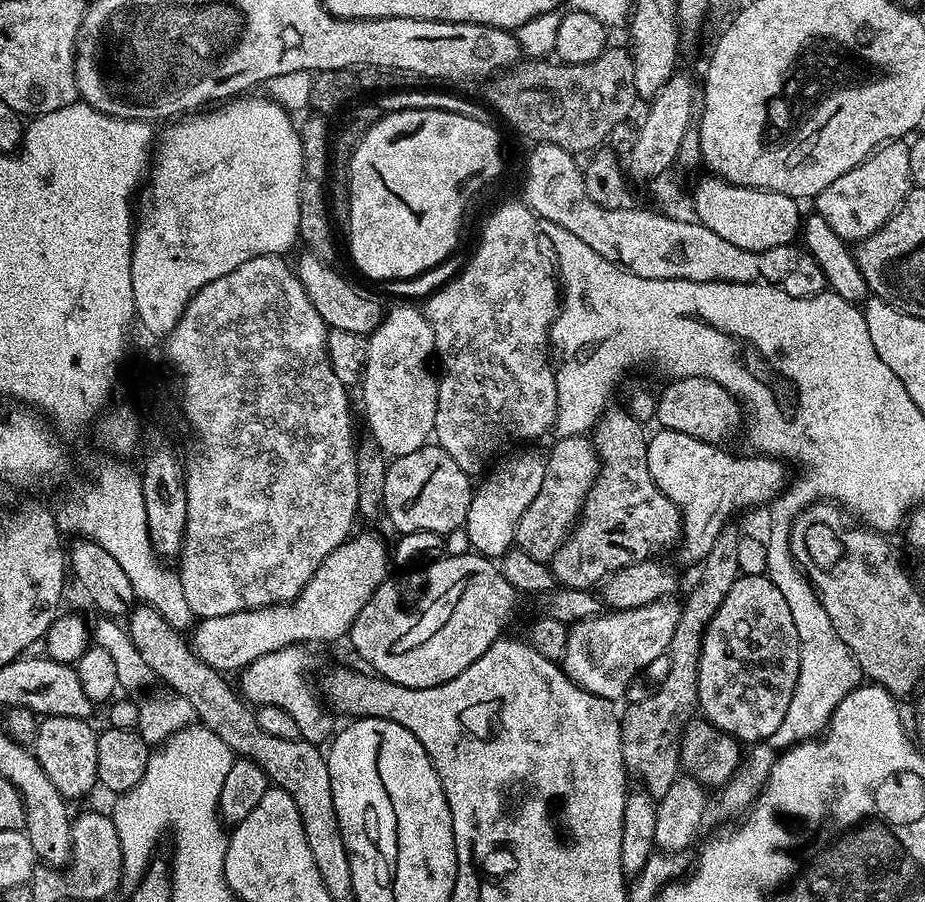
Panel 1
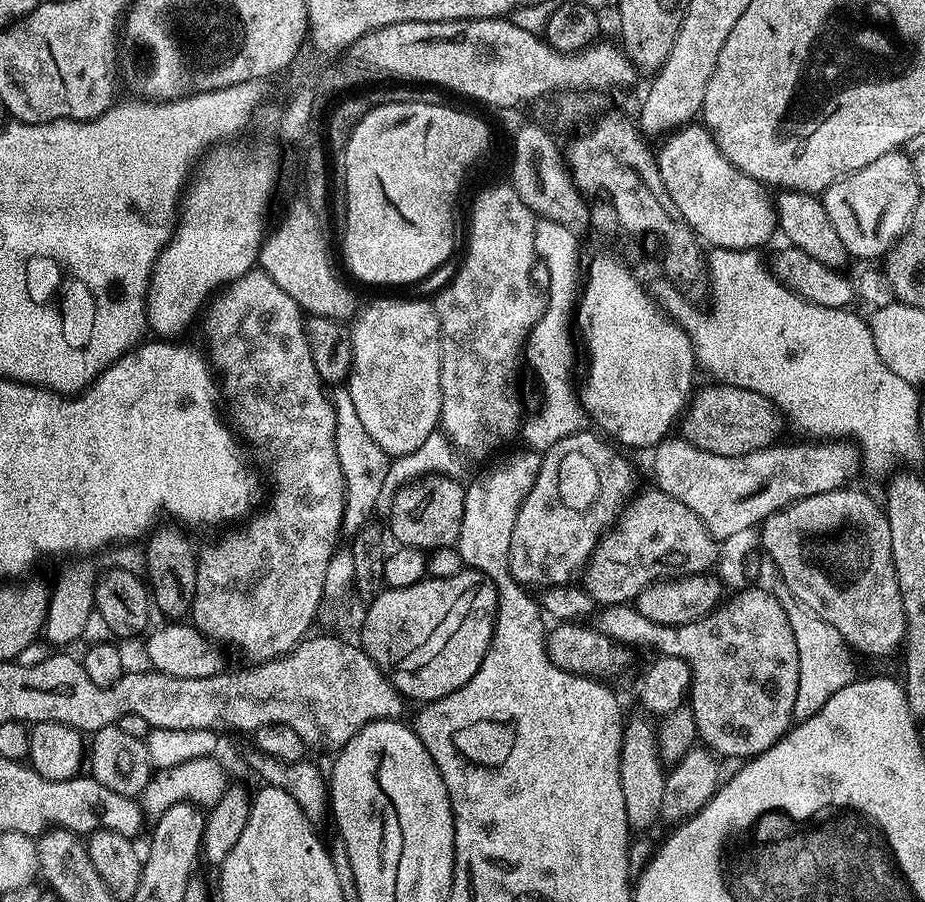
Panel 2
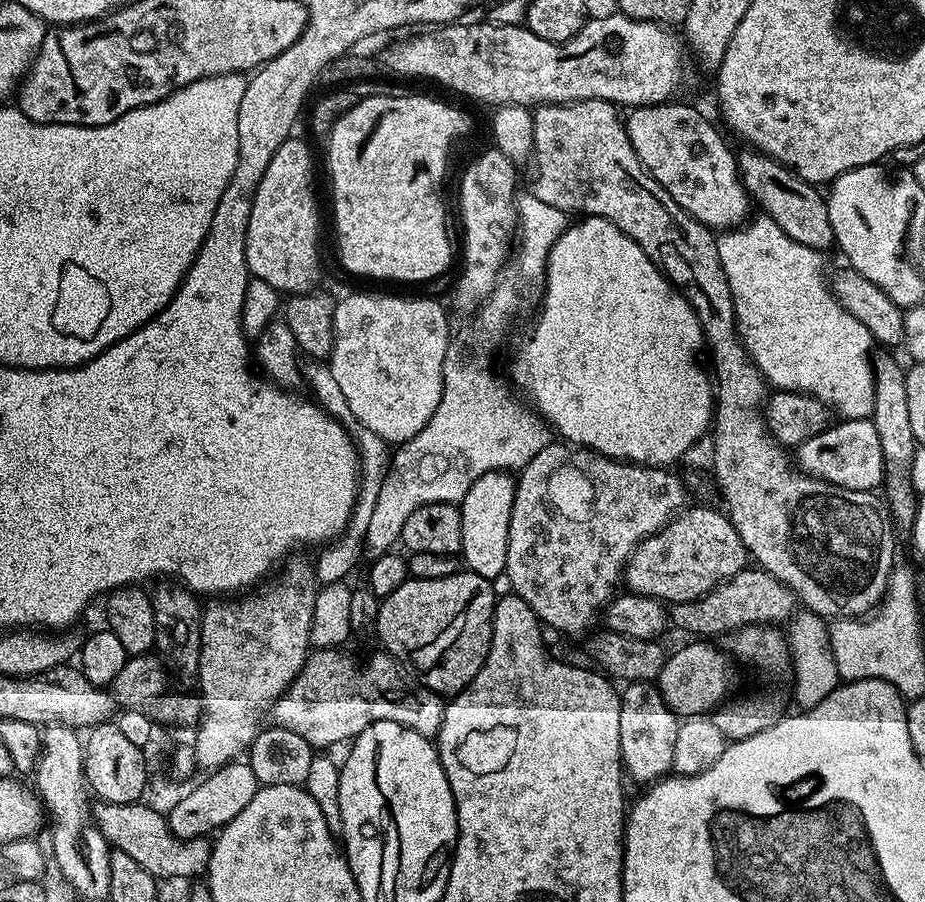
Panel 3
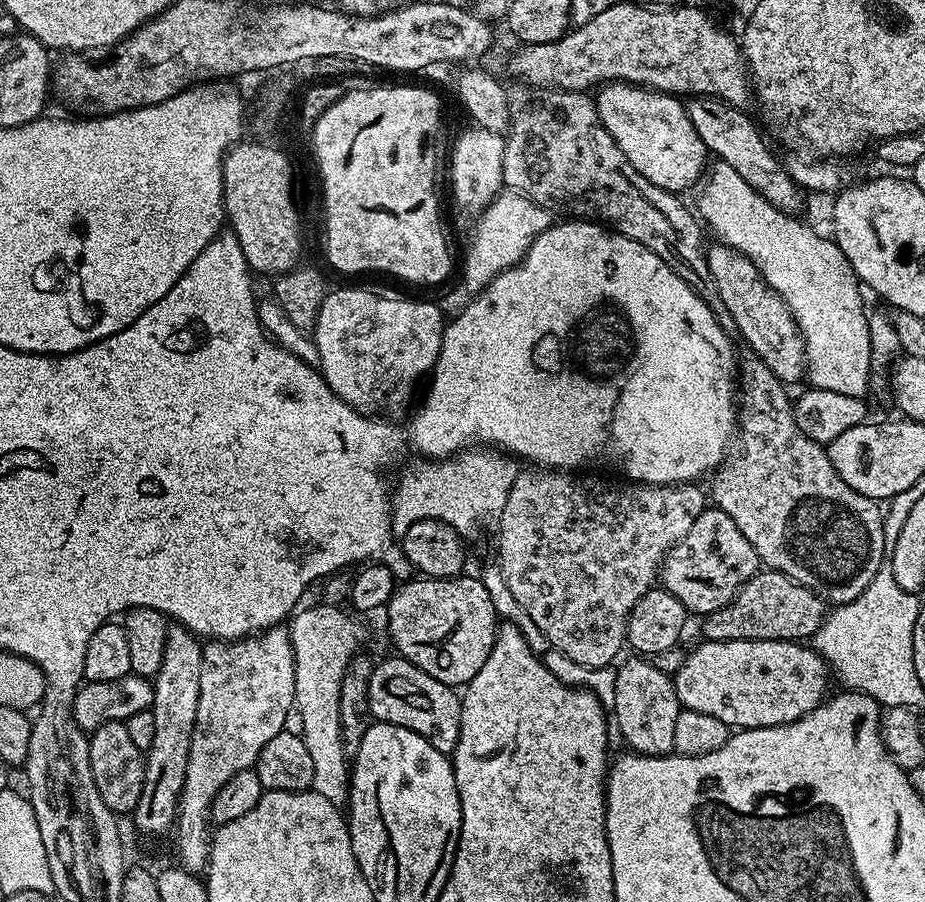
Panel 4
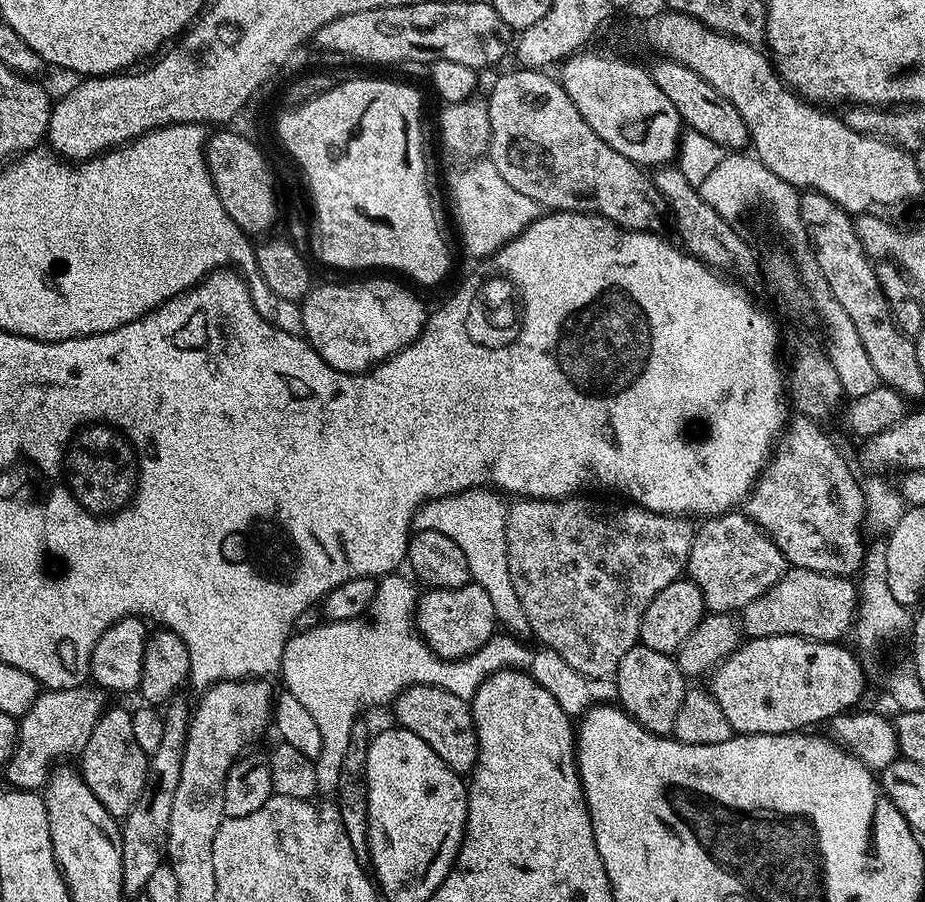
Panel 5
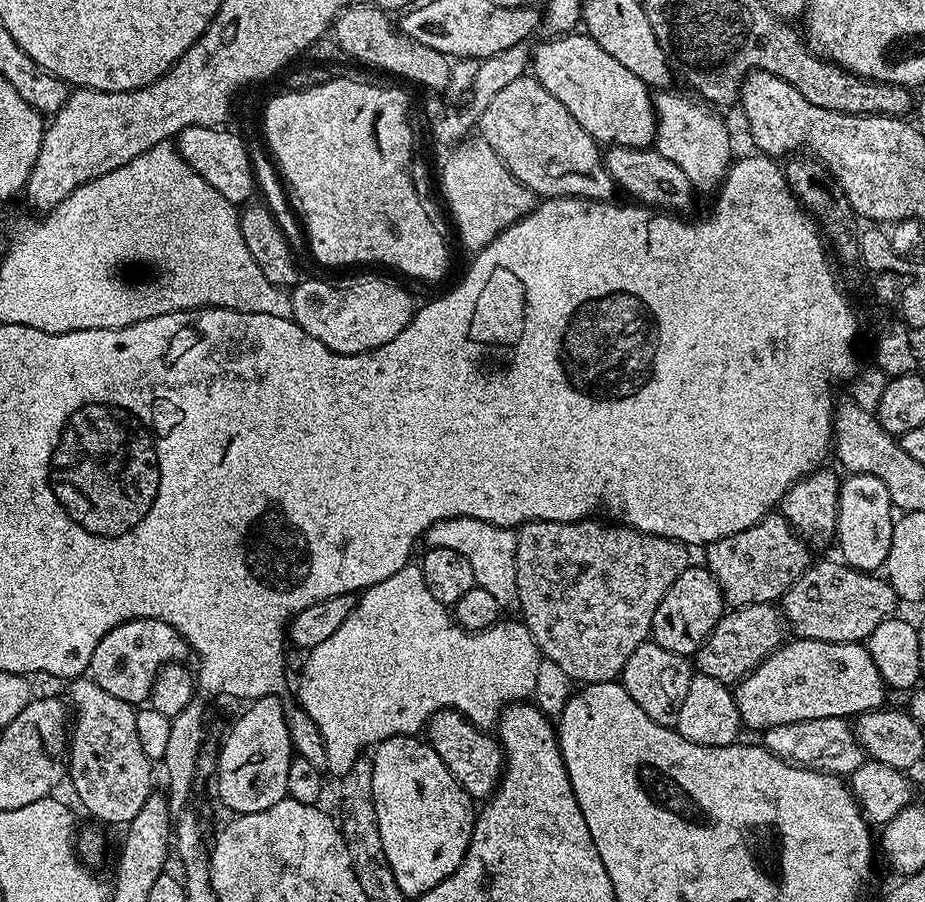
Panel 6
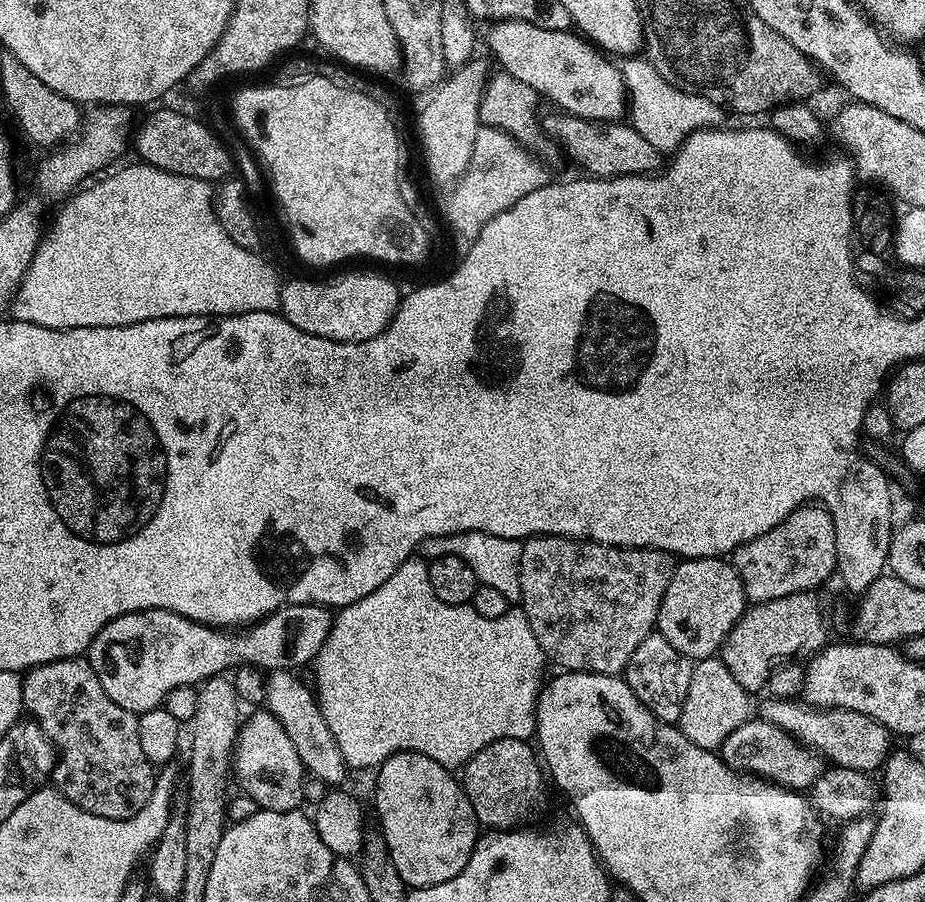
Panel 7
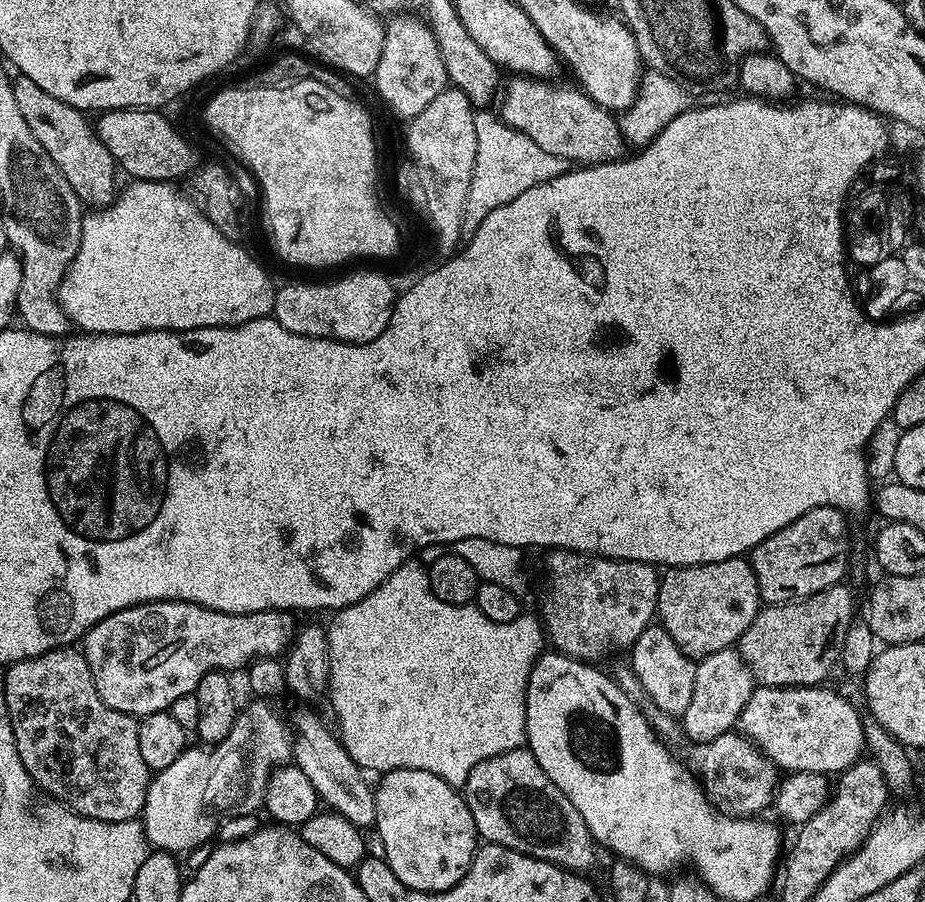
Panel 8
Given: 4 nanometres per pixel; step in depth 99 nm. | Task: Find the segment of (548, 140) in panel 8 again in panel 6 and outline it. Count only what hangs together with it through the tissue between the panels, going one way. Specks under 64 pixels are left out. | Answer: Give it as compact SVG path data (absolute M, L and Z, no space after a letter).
M612 146L603 153L602 159L617 189L621 193L629 192L633 201L665 214L684 214L691 206L694 189L690 178L677 163L664 158L655 147Z

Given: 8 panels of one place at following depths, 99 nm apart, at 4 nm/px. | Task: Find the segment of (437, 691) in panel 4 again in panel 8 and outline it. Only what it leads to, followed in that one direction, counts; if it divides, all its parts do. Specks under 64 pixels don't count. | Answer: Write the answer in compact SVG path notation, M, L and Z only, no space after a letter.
M527 747L503 752L474 766L470 778L462 785L462 795L466 806L470 806L476 835L481 841L506 846L581 874L587 873L596 860L598 845L586 822L582 822L582 814L546 778L546 770L538 766L538 758Z

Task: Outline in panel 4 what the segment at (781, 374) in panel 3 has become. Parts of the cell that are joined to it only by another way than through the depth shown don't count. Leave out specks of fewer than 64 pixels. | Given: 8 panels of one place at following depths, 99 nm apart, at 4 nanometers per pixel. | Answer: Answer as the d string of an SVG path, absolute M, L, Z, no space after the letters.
M716 160L707 169L699 185L699 192L700 197L694 203L699 219L707 227L708 224L712 227L712 232L716 235L713 237L719 243L729 244L734 250L750 258L750 262L754 262L762 278L783 298L790 314L796 319L804 339L806 376L811 387L863 397L869 391L871 374L869 313L864 310L864 300L860 297L862 285L835 239L827 235L819 236L810 225L803 224L800 218L772 206L766 198L762 198L762 194L758 194L758 190L754 190L754 186L750 186L750 182L745 182L729 164L721 160Z

